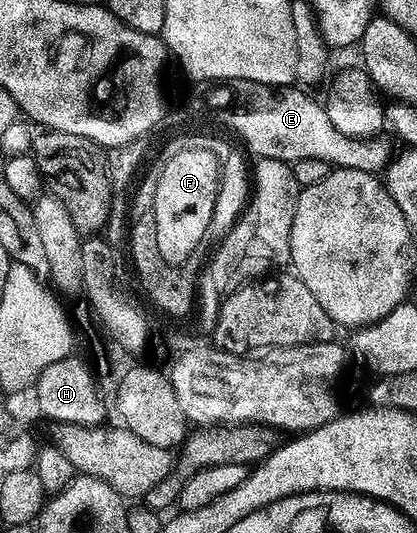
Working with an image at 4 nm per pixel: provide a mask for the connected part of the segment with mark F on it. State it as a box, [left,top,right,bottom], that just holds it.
[155,155,221,266]

